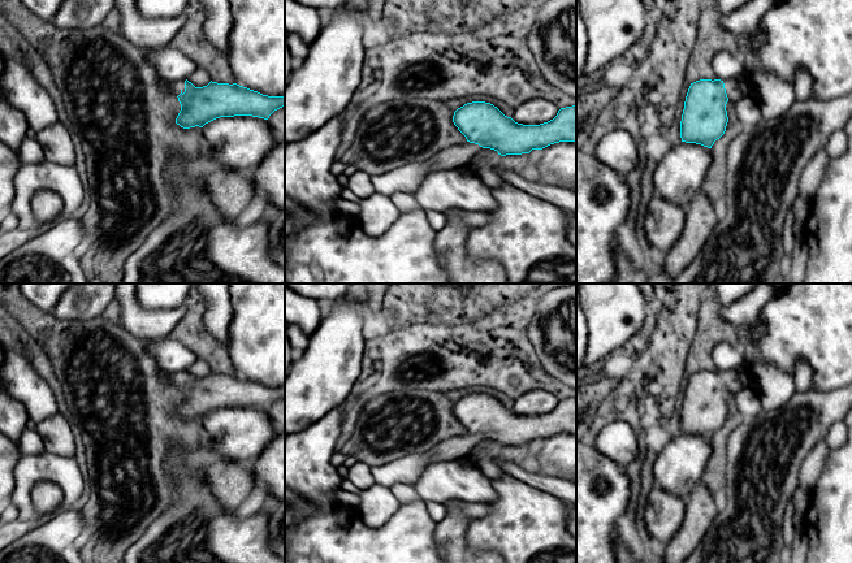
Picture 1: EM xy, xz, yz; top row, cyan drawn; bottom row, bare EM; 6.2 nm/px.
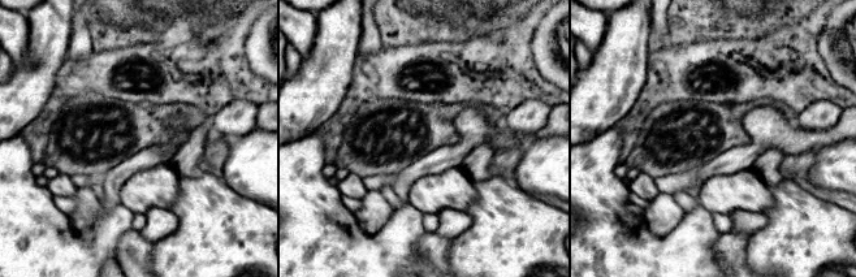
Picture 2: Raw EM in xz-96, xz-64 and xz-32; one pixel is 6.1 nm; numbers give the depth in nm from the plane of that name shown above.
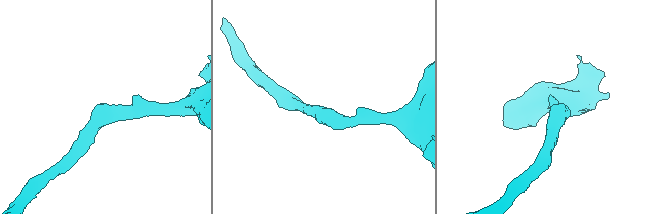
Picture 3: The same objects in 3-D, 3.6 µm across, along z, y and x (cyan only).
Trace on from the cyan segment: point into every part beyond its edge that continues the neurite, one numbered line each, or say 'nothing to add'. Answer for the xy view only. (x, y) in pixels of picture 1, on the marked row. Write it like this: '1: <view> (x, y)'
1: xy (174, 87)

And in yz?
1: yz (734, 92)

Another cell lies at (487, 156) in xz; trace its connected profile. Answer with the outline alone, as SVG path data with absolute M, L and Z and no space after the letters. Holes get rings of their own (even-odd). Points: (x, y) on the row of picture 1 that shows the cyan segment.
M481 148L481 151L472 157L473 163L480 161L481 165L477 168L476 174L480 179L489 187L497 187L501 185L502 178L492 168L492 164L496 163L498 152L490 148Z

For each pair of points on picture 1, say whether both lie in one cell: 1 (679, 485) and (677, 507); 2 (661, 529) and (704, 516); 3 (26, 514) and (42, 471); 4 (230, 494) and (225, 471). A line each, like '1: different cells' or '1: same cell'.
1: different cells
2: different cells
3: same cell
4: same cell

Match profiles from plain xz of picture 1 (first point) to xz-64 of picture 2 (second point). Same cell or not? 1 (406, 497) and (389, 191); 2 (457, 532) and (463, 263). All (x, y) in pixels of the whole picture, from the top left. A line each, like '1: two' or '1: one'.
1: one
2: two

